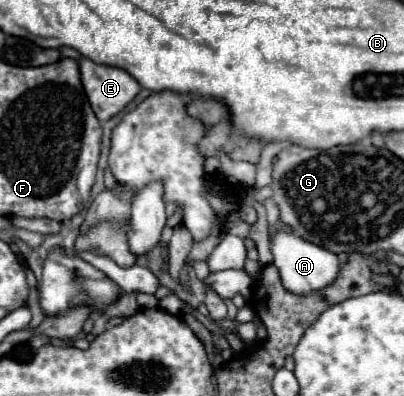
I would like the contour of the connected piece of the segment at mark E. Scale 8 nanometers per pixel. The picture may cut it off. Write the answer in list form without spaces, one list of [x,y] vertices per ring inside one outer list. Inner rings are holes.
[[[81,58],[79,68],[91,108],[101,122],[119,114],[141,90],[139,82],[123,68],[97,64],[89,58]]]

